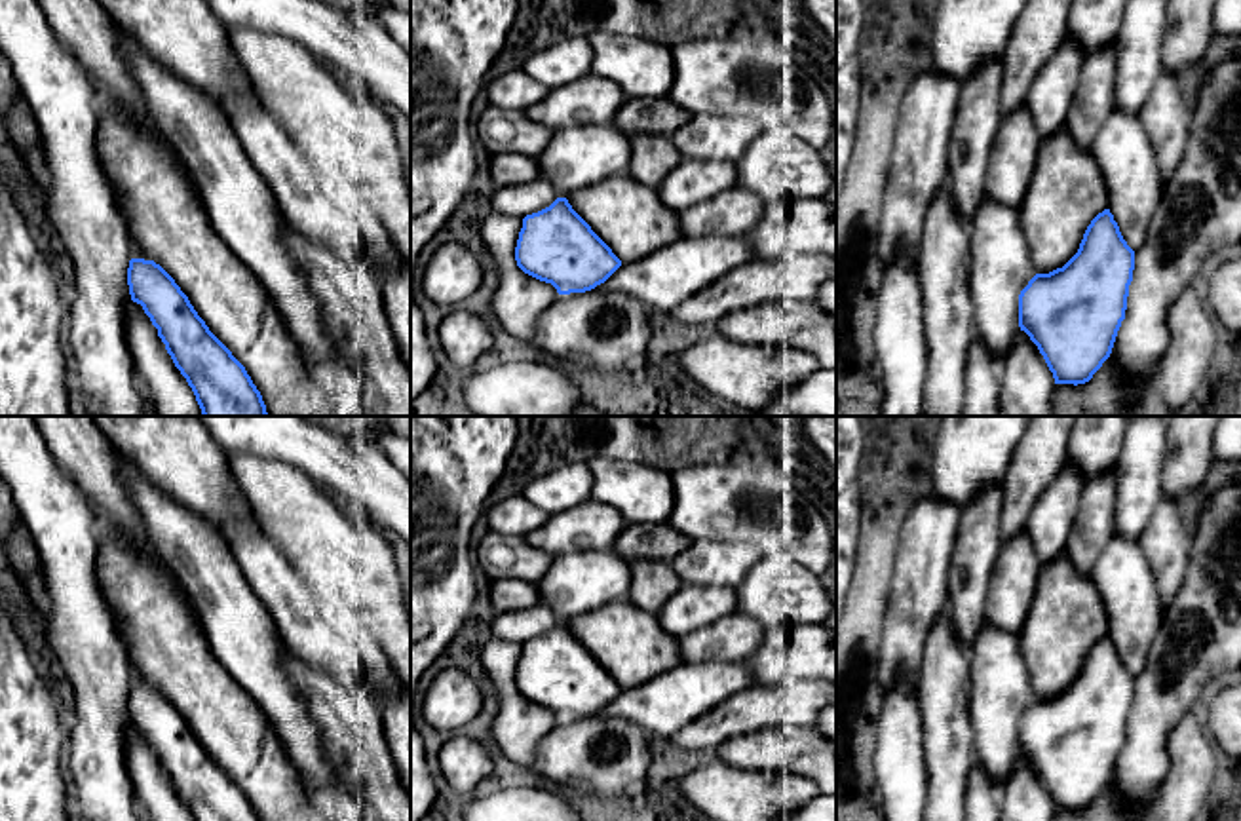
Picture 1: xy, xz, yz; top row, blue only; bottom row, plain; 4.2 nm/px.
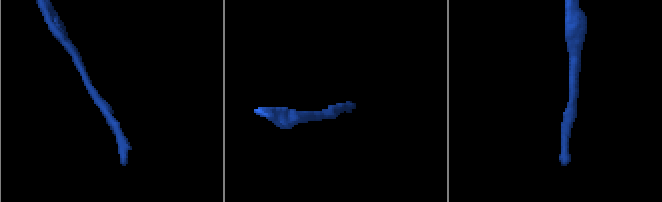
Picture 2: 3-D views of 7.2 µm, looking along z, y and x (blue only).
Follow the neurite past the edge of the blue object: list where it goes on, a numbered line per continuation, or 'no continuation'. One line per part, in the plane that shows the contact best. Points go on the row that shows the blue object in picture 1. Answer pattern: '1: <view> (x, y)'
no continuation

